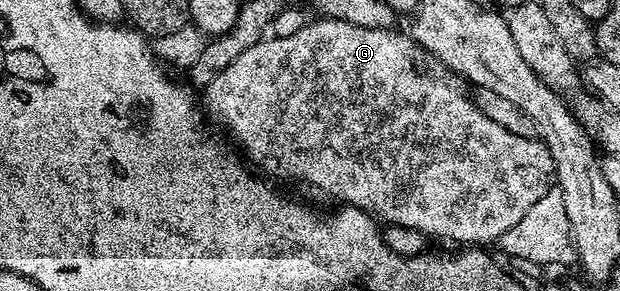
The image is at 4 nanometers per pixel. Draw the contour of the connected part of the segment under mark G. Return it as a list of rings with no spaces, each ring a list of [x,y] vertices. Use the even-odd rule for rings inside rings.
[[[332,18],[316,19],[317,20],[310,19],[295,34],[291,34],[291,38],[279,38],[278,36],[263,38],[258,44],[251,46],[251,50],[245,50],[243,54],[239,54],[239,58],[235,58],[235,62],[231,62],[231,66],[227,66],[227,70],[223,70],[223,74],[219,74],[219,78],[215,78],[215,82],[211,82],[203,90],[203,108],[207,113],[208,119],[213,122],[218,120],[218,122],[222,124],[220,127],[227,133],[228,139],[240,149],[244,159],[248,161],[254,169],[262,168],[262,170],[257,170],[260,170],[262,173],[270,172],[270,174],[265,173],[270,177],[286,176],[289,180],[306,180],[307,183],[314,184],[319,191],[326,192],[327,195],[334,196],[335,199],[341,200],[337,202],[340,202],[342,205],[350,208],[362,208],[362,210],[368,212],[370,216],[376,218],[378,221],[384,222],[384,220],[386,220],[384,222],[386,225],[410,228],[411,230],[421,233],[421,235],[426,238],[438,236],[441,240],[454,240],[457,246],[489,246],[485,244],[491,243],[492,240],[493,243],[500,241],[501,236],[507,234],[507,230],[511,230],[511,226],[515,226],[515,222],[519,222],[519,218],[523,218],[523,214],[527,214],[527,210],[531,210],[531,206],[535,206],[535,202],[539,202],[539,198],[543,198],[543,194],[547,194],[554,187],[555,169],[553,167],[553,158],[546,144],[537,138],[519,138],[517,134],[511,134],[511,130],[503,130],[503,126],[491,122],[491,118],[487,118],[487,114],[483,114],[483,110],[479,110],[476,99],[474,99],[470,93],[468,96],[468,94],[461,89],[462,81],[458,79],[458,77],[450,74],[446,69],[440,66],[434,66],[425,49],[420,48],[420,46],[413,41],[412,36],[406,34],[404,31],[401,31],[401,33],[397,32],[398,30],[390,30],[388,28],[364,28],[363,26],[355,26],[346,20],[334,20]]]

